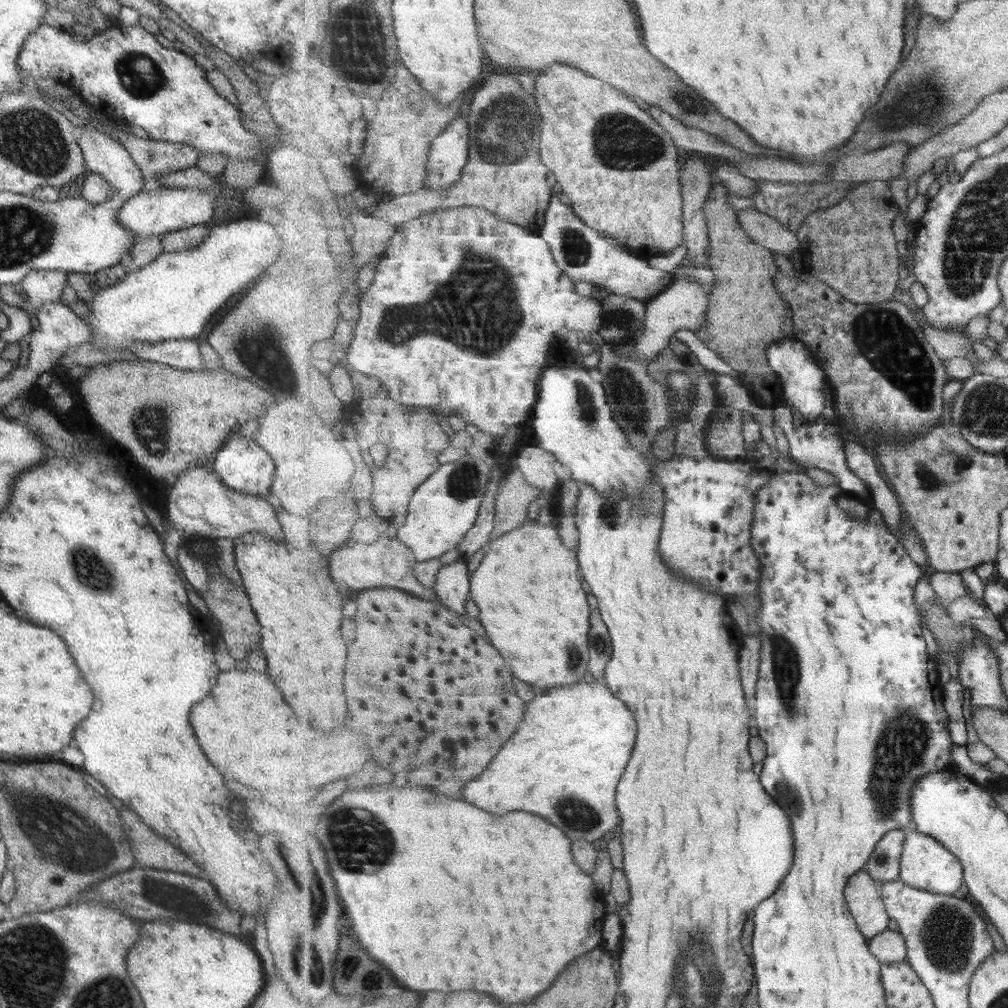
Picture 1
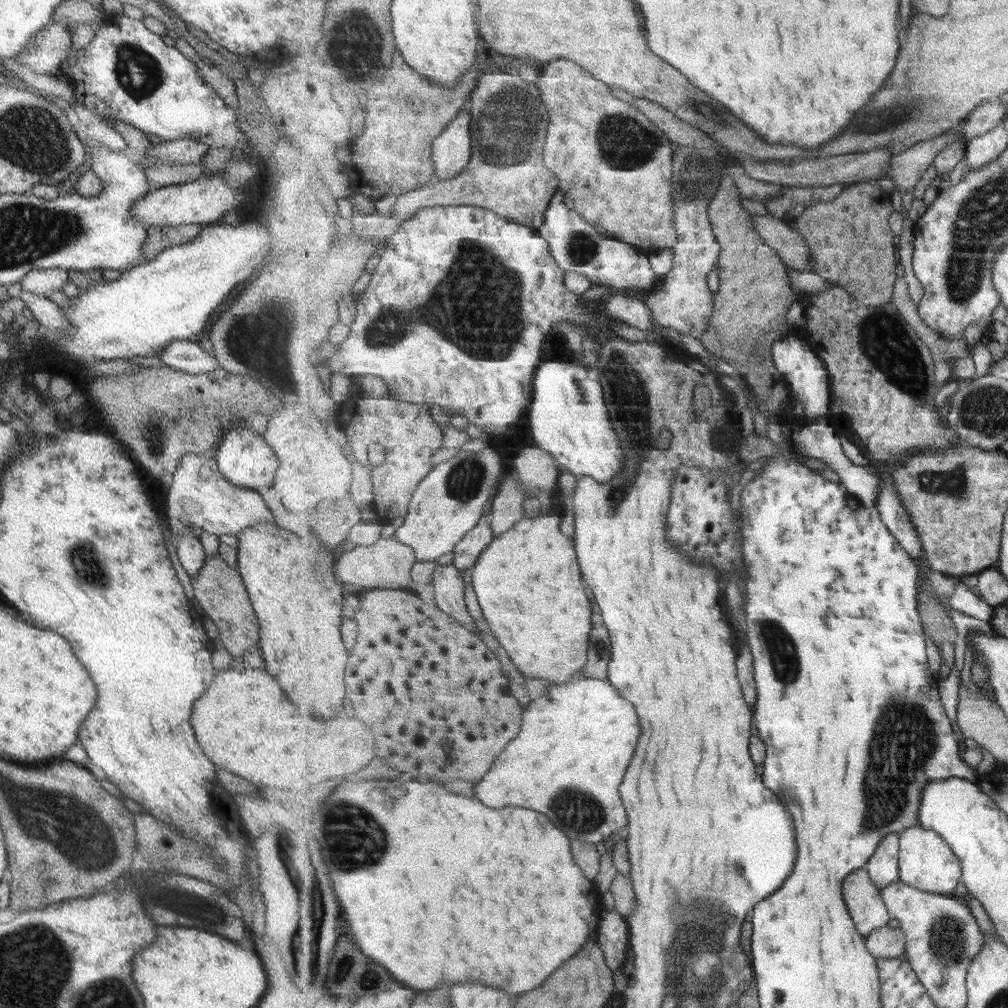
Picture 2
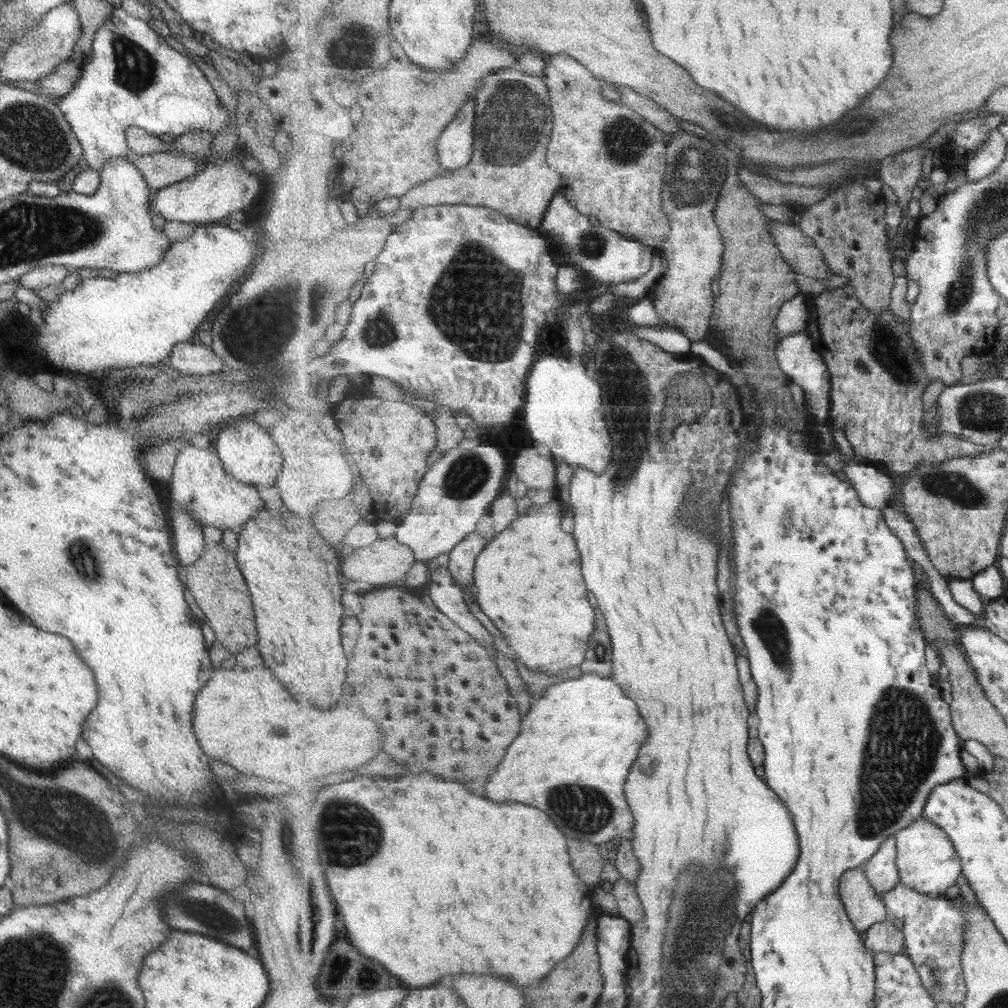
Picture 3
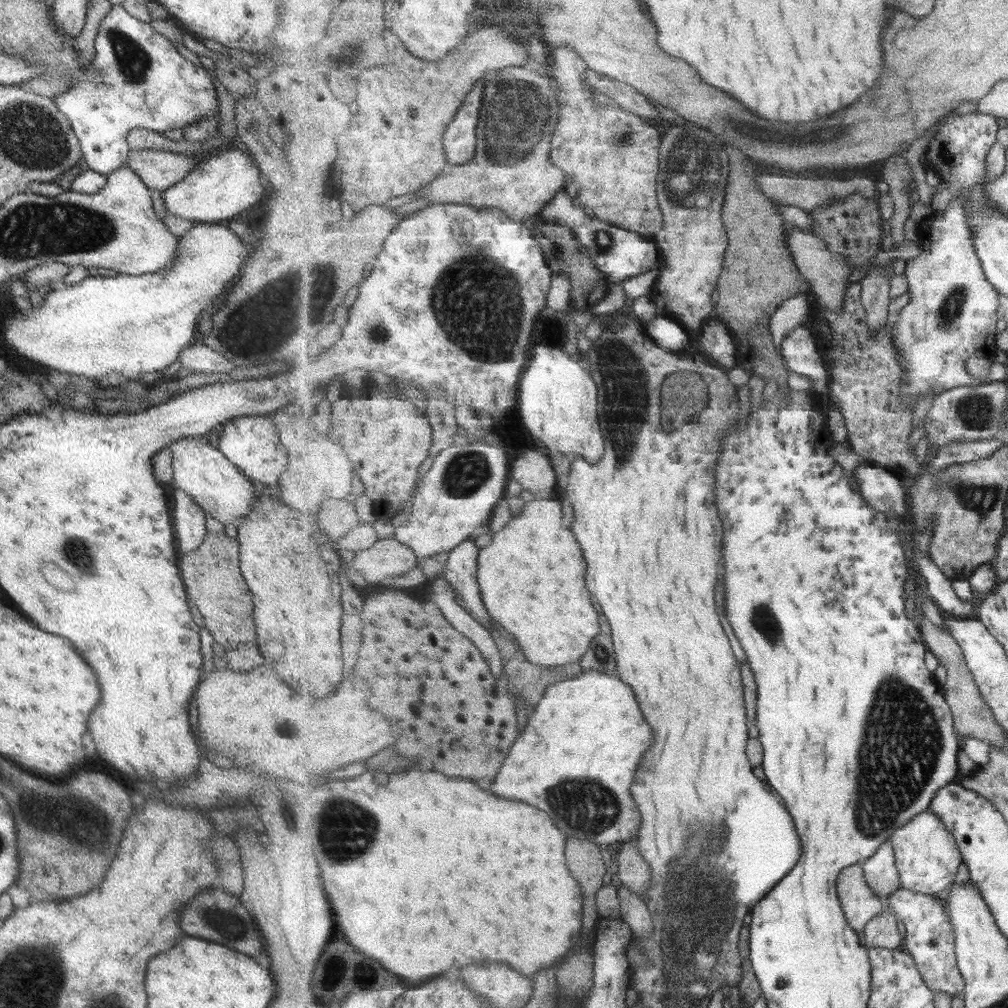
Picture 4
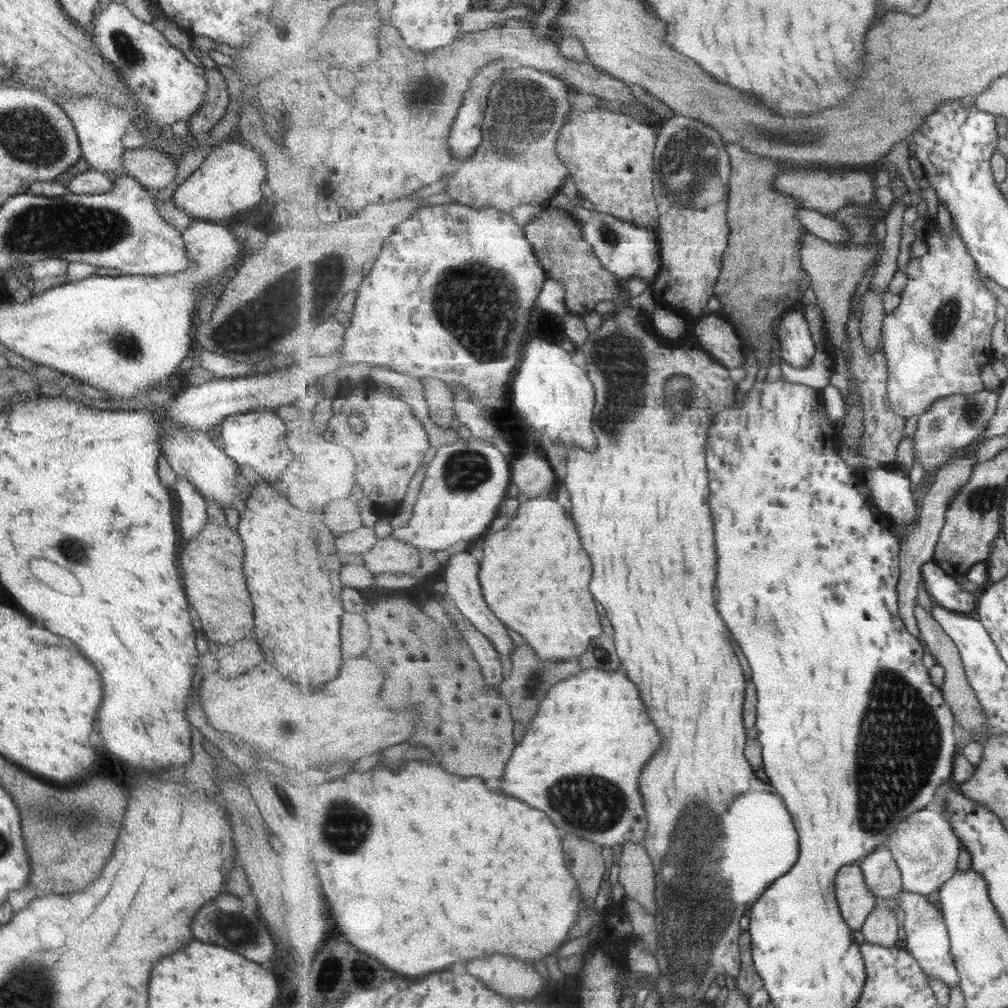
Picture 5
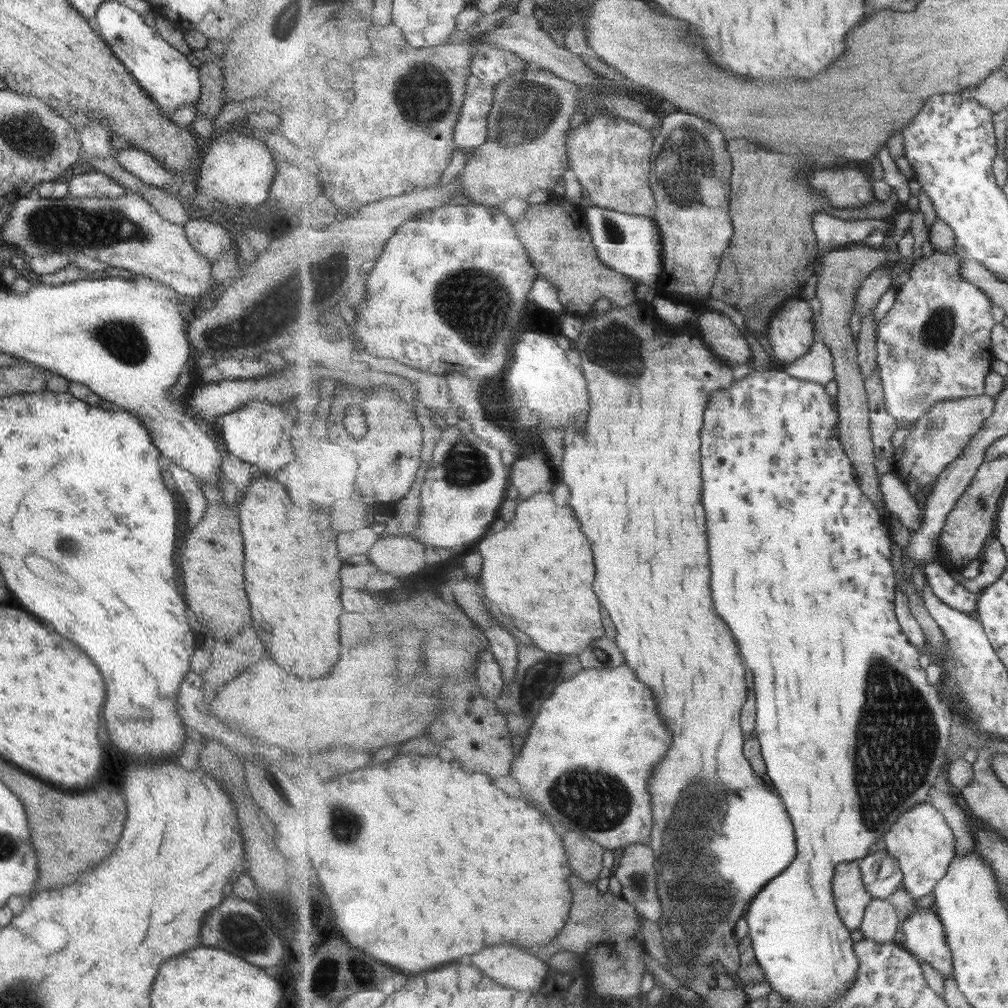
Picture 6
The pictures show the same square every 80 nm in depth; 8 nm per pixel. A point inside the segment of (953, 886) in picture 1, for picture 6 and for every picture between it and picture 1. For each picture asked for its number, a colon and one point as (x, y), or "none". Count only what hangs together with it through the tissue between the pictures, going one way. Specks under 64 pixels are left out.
2: (927, 861)
3: (927, 861)
4: (928, 857)
5: (927, 850)
6: (922, 843)

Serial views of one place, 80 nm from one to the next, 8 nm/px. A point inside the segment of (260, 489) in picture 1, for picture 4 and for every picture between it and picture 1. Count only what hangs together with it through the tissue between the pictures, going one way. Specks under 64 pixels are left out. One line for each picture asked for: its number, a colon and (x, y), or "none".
2: (242, 457)
3: (247, 454)
4: (249, 443)

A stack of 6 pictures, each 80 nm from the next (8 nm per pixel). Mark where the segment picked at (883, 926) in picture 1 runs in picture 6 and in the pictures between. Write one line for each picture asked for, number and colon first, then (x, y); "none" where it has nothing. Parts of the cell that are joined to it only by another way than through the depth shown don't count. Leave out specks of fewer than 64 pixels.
2: (864, 899)
3: (861, 900)
4: (860, 902)
5: (856, 901)
6: (851, 895)

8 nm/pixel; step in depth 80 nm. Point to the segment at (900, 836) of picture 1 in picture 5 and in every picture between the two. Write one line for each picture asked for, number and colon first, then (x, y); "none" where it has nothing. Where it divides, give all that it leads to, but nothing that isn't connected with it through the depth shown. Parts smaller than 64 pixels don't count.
2: (884, 868)
3: (882, 870)
4: (881, 871)
5: (883, 876)

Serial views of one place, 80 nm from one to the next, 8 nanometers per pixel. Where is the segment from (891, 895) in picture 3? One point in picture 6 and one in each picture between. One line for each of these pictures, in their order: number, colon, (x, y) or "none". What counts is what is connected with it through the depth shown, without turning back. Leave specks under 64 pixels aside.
4: (930, 937)
5: (927, 937)
6: (925, 936)

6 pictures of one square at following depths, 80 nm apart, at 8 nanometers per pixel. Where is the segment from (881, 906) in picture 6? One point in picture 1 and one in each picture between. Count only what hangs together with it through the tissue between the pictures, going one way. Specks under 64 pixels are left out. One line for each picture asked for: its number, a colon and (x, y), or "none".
1: (890, 946)
2: (886, 942)
3: (884, 936)
4: (882, 932)
5: (882, 928)

